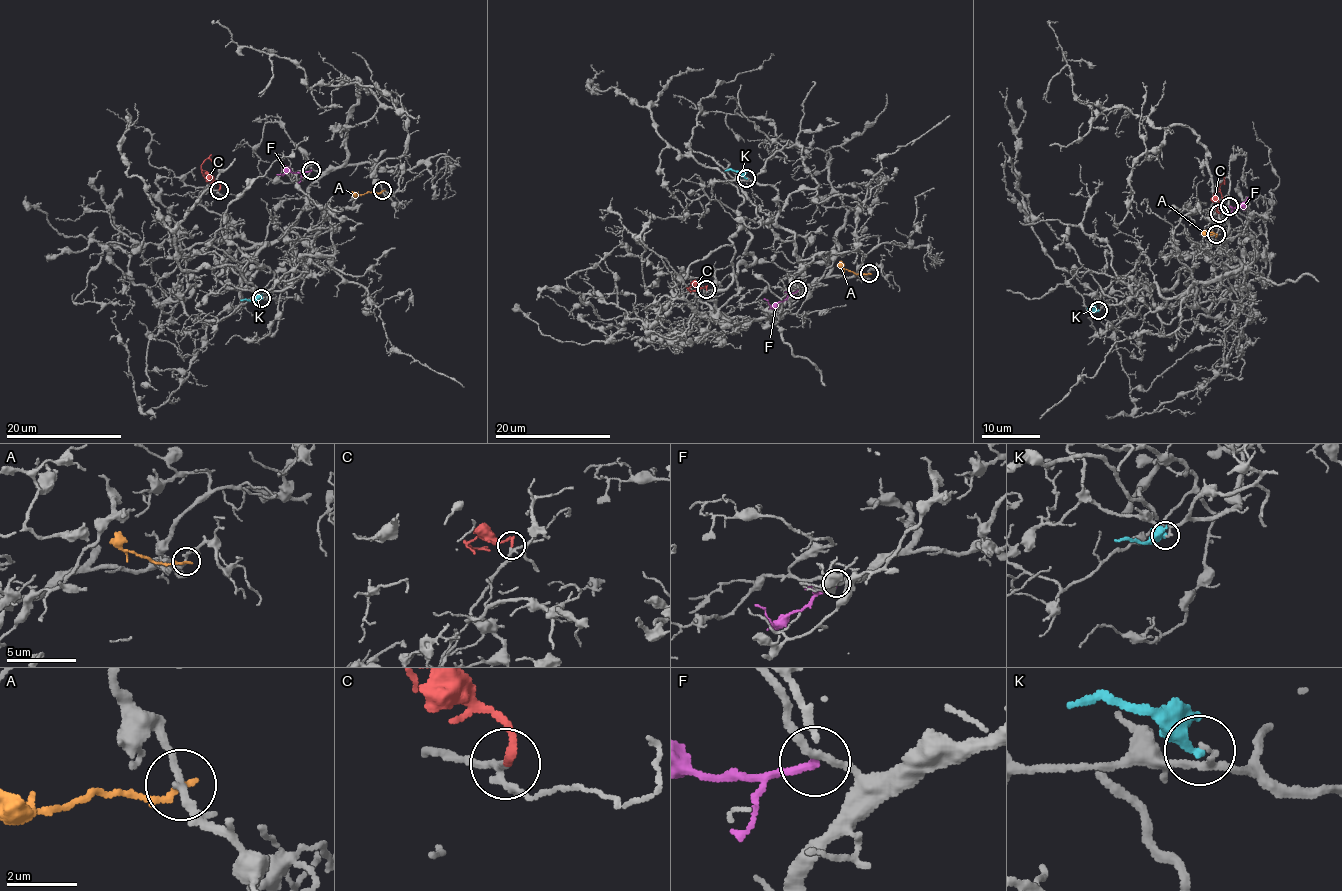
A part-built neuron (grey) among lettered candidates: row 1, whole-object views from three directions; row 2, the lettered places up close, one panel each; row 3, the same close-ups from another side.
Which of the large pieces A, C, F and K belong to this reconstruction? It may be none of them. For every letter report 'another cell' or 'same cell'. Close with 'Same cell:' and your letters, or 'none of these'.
A: another cell
C: same cell
F: another cell
K: another cell
Same cell: C

